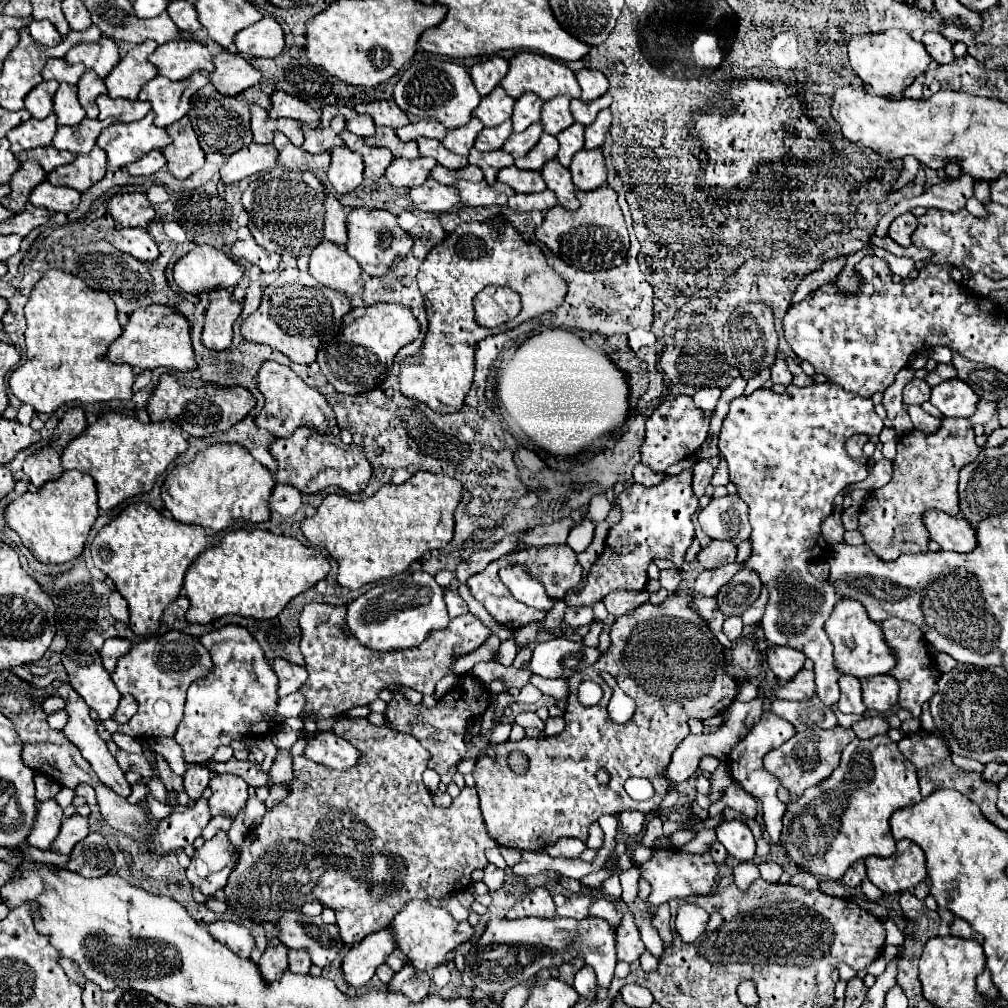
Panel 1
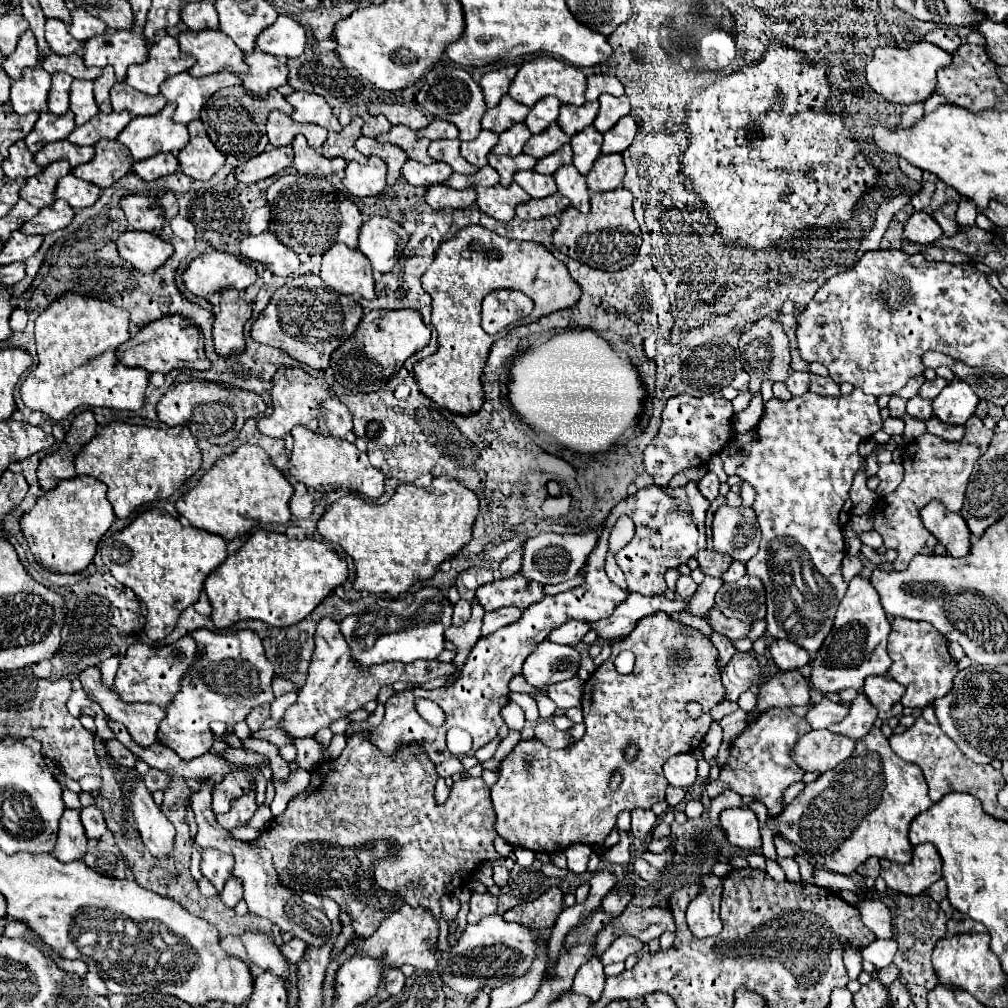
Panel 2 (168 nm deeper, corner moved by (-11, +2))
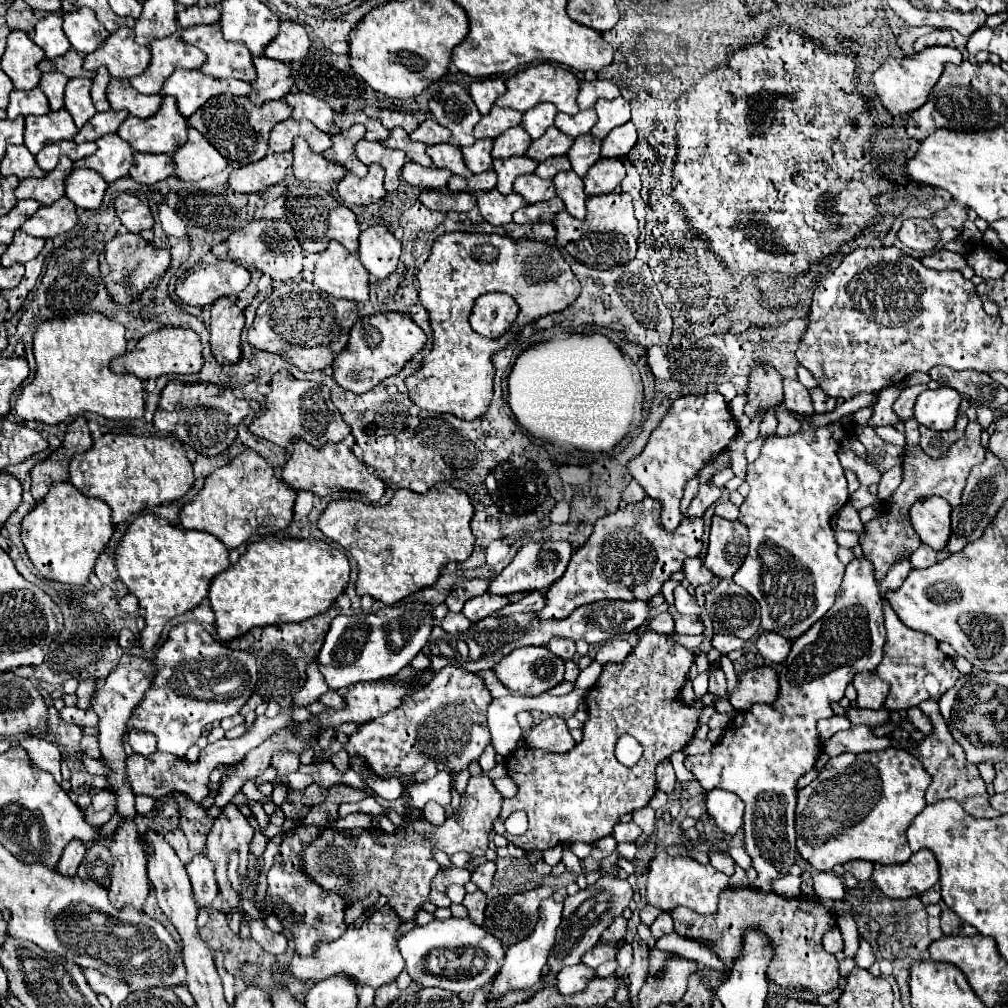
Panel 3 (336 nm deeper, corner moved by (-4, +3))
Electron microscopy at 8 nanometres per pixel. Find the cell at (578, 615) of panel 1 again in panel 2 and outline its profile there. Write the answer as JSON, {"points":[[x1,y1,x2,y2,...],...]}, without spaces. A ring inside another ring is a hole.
{"points":[[565,622,565,626,559,626,557,630,553,630,553,634,549,634,549,640,565,646,577,646,587,632,587,622]]}

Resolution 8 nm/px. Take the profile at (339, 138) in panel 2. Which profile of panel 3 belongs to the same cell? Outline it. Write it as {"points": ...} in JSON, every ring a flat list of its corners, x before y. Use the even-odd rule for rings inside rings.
{"points":[[352,125,350,129,346,129,338,135,332,135,330,137,332,147,328,149,328,153,324,157,328,161,344,165,348,171,354,171,358,177,364,177,368,169,362,161,358,161,358,157,354,153,354,145,356,145,356,141,360,141,364,137,364,133,366,133,364,125]]}

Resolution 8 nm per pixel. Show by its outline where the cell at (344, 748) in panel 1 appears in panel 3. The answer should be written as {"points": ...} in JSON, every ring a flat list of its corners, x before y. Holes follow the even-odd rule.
{"points":[[274,753,272,765,276,767,278,775,286,777,288,773,298,771,298,767,300,767,300,757,298,757,296,753]]}

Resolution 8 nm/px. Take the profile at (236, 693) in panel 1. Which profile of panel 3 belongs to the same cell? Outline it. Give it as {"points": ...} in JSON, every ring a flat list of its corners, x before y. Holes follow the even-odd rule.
{"points":[[186,621,170,629,166,643,154,657,154,665,158,667,154,685,146,691,142,705,134,709,128,729,154,733,158,751,174,753,176,757,186,755,206,725,240,713,258,681,252,653,226,647,196,621]]}

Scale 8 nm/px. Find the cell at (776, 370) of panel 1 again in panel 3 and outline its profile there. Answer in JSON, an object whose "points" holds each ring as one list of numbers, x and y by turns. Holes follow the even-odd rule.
{"points":[[784,379,784,405,796,413,814,413,808,389,798,379]]}

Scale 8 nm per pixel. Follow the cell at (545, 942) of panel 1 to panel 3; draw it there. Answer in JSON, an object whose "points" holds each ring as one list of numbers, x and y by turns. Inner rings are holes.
{"points":[[450,917,450,919,434,919,426,925,418,925,414,927,412,931,408,931,400,941,398,941,398,949,406,961,406,971,410,973,412,981,420,983,422,987,440,987,440,989,446,989,446,991,452,991,456,995,472,995,476,989,480,989,482,985,490,983,502,969,502,961,504,961,504,955,506,955,506,947,498,941,498,937,494,937,492,933,486,933,484,927,480,925,474,925,468,917,464,919,456,919,456,917]]}

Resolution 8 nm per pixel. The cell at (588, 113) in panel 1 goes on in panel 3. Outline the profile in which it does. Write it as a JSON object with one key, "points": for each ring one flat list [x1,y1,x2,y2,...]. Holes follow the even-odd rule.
{"points":[[616,97,612,101,596,101,596,113,598,113,598,123,590,131,594,137,604,139,610,129,630,121,630,103,624,97]]}

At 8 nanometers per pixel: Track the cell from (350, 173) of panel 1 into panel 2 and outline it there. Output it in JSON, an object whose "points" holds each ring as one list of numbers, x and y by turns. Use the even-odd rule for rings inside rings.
{"points":[[369,158,369,164,349,162,345,168,343,184,355,198,379,196,385,190,387,164,381,158]]}

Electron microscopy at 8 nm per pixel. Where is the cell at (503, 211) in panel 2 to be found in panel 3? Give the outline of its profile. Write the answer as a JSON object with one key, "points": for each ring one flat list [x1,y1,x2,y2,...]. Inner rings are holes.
{"points":[[498,189,490,191,474,191,472,193,478,201,480,215,490,223,490,225,506,225,512,221,512,213,516,209,522,209,526,205,524,197,512,191,510,195,498,193]]}

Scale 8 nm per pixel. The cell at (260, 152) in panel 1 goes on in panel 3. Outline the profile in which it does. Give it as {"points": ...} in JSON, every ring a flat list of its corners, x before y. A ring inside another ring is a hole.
{"points":[[268,153,254,165,244,165,230,173,230,187,238,193,258,193,284,181,288,167,292,165,292,153]]}

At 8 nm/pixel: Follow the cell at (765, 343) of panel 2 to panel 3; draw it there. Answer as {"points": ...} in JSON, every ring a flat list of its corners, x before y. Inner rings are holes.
{"points":[[758,365,748,375,746,415,752,417,758,409,770,409,782,401,782,377,770,365]]}

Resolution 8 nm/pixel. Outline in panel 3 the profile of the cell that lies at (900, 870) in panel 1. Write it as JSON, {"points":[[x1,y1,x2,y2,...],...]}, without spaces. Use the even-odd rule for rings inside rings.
{"points":[[920,849,902,865,874,865,872,879,884,895,906,899,938,883,938,863,930,849]]}

